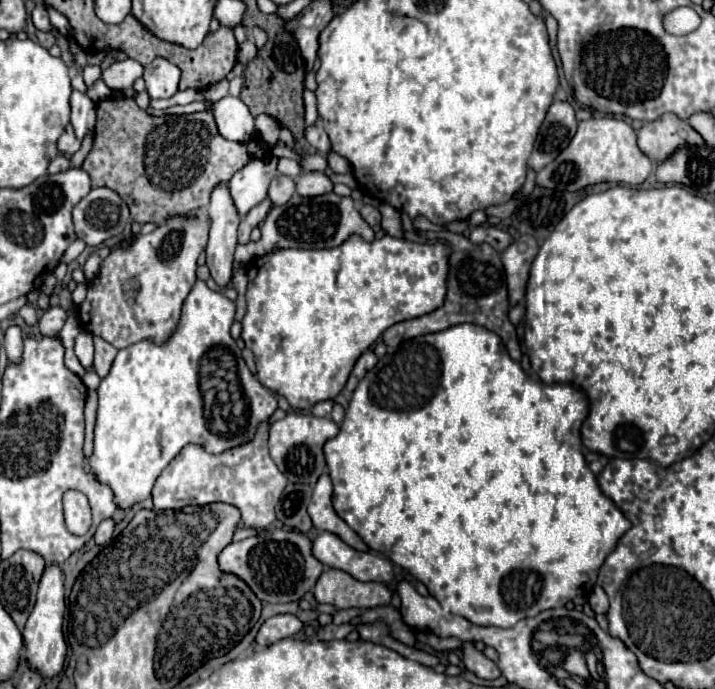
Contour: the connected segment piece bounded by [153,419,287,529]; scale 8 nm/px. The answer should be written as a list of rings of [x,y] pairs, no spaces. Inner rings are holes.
[[[269,419],[263,421],[261,425],[257,425],[257,433],[251,441],[227,449],[225,453],[219,455],[211,455],[205,449],[201,449],[201,445],[185,445],[185,449],[181,449],[181,453],[163,469],[163,473],[157,477],[155,487],[153,487],[153,503],[155,509],[181,509],[185,505],[207,505],[207,503],[229,503],[233,507],[237,507],[241,511],[241,519],[245,523],[245,527],[253,527],[253,529],[267,529],[267,525],[275,523],[275,505],[287,485],[285,475],[277,469],[275,461],[269,457],[267,451],[267,431],[269,431]]]

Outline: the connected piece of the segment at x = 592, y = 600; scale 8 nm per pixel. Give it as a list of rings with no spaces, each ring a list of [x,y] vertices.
[[[595,587],[591,597],[589,597],[589,605],[595,613],[607,613],[609,611],[609,599],[605,595],[605,591],[601,587]]]

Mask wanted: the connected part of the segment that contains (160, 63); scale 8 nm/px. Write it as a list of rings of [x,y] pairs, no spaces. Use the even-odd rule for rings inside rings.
[[[155,57],[145,67],[145,73],[143,73],[147,93],[151,95],[151,99],[173,97],[177,93],[179,75],[181,75],[181,71],[177,69],[177,65],[173,65],[171,61],[167,61],[163,57]]]

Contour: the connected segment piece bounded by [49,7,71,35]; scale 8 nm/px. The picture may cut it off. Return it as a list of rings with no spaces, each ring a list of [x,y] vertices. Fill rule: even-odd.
[[[49,7],[49,17],[51,17],[51,23],[55,25],[55,29],[61,33],[61,35],[69,35],[69,21],[61,15],[61,13],[57,13],[53,7]]]

